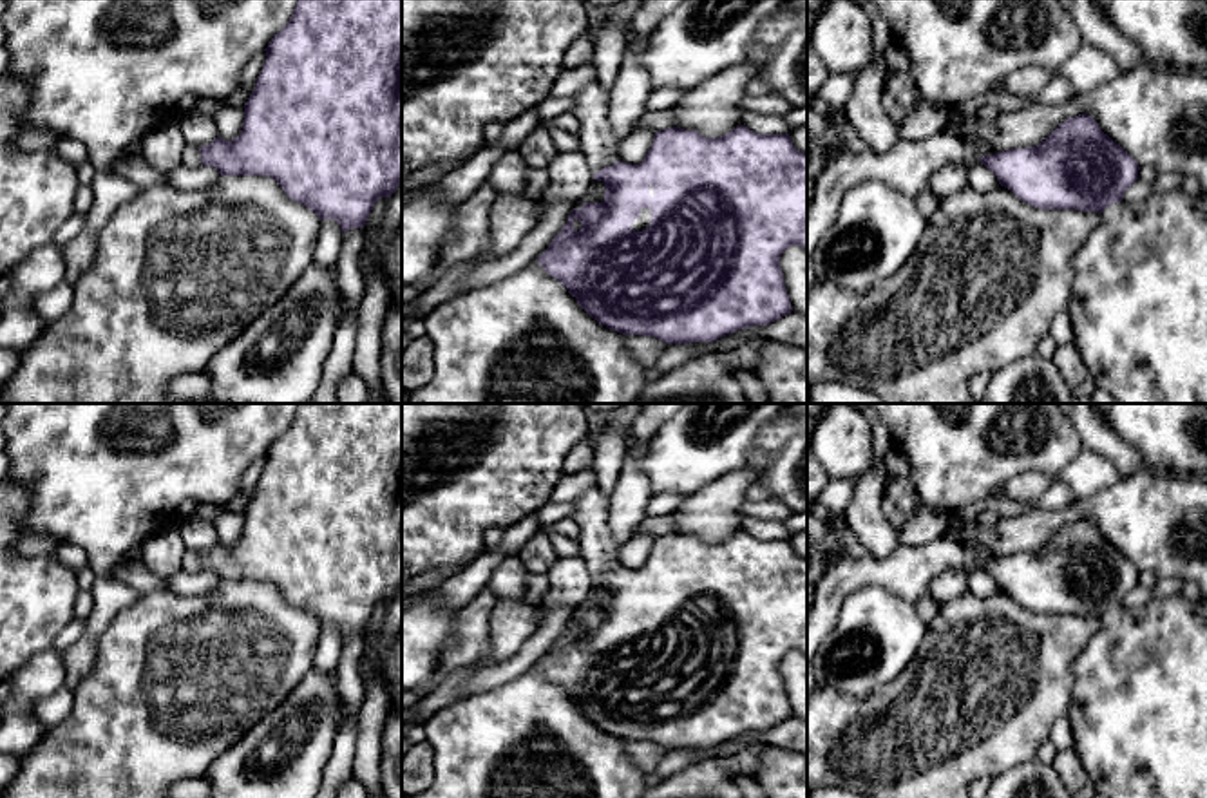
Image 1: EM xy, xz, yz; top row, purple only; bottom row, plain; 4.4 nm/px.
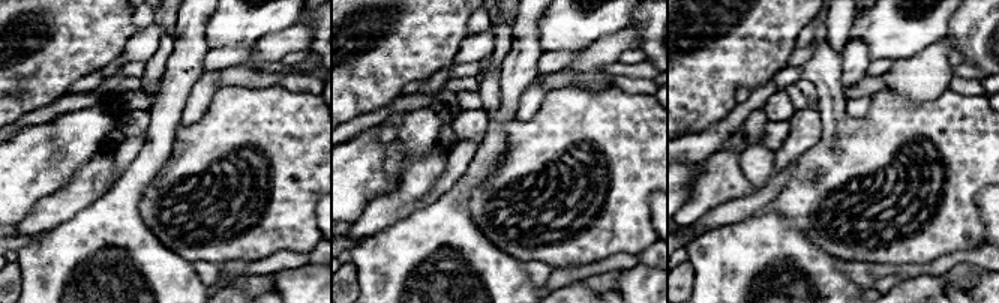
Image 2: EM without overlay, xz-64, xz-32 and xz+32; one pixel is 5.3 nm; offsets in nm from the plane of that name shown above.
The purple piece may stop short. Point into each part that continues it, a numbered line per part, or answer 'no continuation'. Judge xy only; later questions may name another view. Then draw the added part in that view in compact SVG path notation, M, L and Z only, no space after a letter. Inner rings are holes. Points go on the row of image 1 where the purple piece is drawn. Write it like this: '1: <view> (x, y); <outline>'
1: xy (192, 156); M186 145L185 154L183 154L183 165L188 168L197 168L203 165L201 152L197 147Z

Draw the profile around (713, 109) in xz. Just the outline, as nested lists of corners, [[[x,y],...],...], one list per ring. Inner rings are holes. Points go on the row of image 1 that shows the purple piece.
[[[744,60],[686,90],[673,107],[677,127],[697,130],[704,138],[720,138],[740,125],[746,87],[756,80],[758,63]]]

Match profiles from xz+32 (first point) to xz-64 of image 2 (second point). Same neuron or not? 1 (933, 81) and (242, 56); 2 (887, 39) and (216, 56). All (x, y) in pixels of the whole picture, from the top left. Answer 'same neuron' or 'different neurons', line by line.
1: different neurons
2: different neurons

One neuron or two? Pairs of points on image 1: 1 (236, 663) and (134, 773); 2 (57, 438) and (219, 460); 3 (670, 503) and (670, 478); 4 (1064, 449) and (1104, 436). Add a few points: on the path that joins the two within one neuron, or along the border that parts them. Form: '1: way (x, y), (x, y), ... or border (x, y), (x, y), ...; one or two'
1: way (209, 690), (152, 746); one
2: way (96, 438), (109, 442), (180, 442); one
3: border (654, 493), (686, 494); two
4: border (1070, 422), (1084, 447); two

